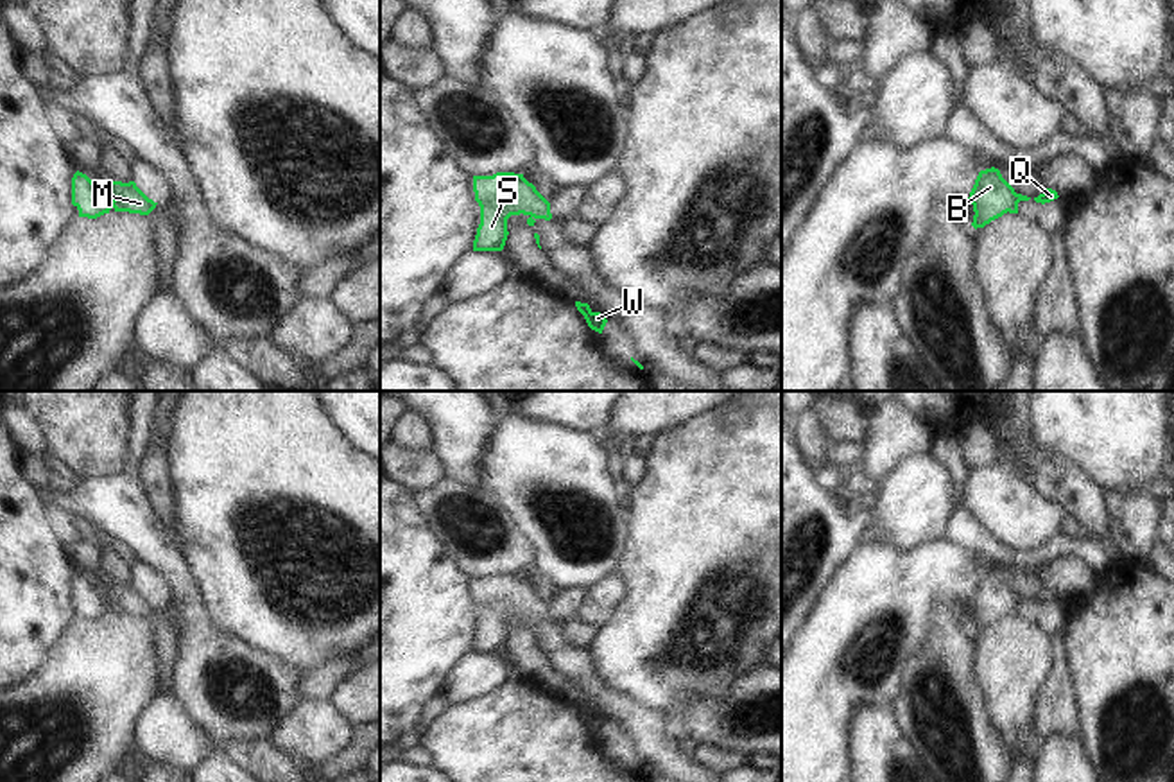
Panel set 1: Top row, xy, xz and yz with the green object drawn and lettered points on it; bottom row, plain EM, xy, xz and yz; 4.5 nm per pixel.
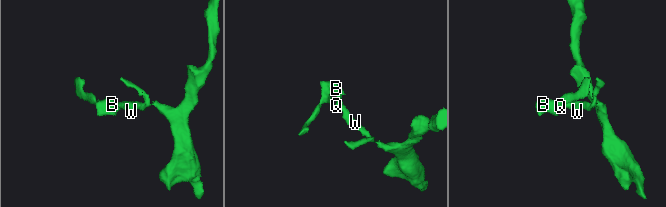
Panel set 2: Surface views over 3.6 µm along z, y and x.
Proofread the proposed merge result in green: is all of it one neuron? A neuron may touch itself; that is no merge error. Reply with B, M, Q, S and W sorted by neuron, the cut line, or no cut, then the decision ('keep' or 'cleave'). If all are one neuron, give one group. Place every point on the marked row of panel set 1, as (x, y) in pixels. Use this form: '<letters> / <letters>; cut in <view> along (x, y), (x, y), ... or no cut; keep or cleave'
B M Q S W; no cut; keep

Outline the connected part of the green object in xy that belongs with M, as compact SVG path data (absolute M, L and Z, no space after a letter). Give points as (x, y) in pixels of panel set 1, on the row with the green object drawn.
M77 170L72 178L72 204L79 210L79 217L97 219L109 213L111 208L149 215L158 203L149 199L134 181L104 181L97 185Z

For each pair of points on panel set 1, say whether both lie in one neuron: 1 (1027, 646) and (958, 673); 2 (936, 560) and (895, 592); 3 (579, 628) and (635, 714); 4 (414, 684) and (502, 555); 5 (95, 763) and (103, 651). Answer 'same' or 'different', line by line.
1: different
2: same
3: different
4: different
5: same

